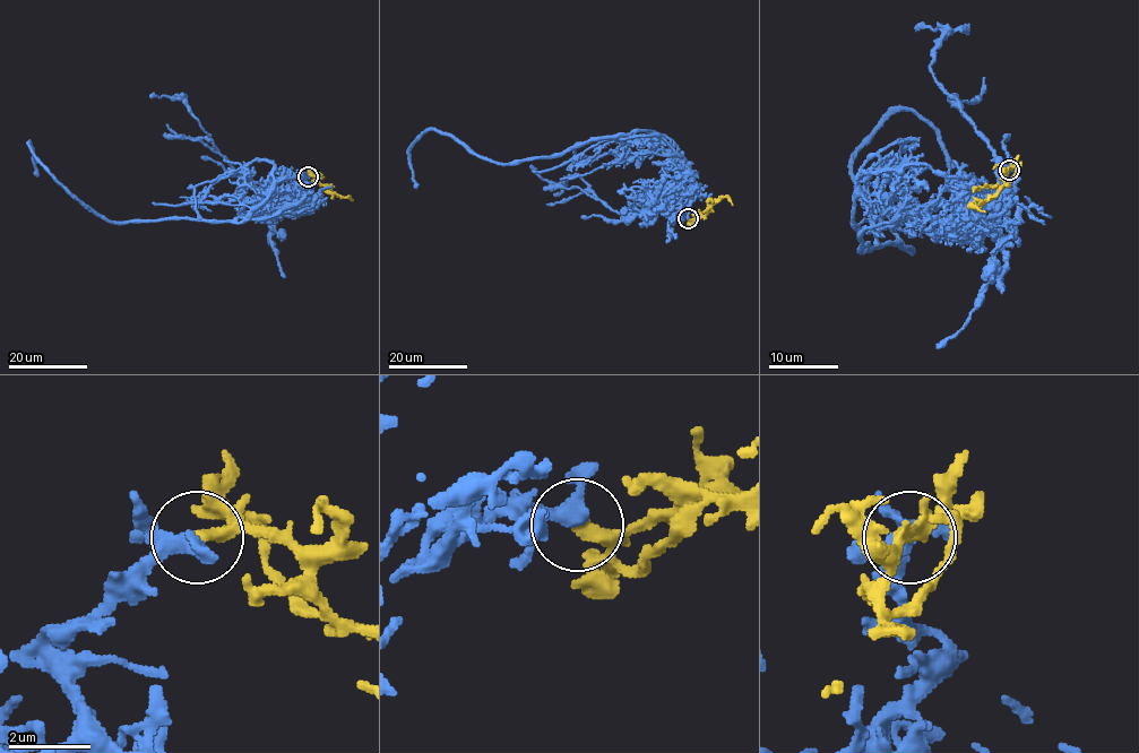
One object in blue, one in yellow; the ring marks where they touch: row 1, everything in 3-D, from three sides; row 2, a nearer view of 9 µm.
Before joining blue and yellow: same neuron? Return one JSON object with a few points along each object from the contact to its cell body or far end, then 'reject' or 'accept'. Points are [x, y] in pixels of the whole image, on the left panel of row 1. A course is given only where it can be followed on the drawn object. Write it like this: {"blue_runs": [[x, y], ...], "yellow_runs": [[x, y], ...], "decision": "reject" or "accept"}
{"blue_runs": [[307, 175], [295, 190], [305, 198], [301, 196], [273, 215], [129, 222], [89, 211], [28, 143], [37, 175]], "yellow_runs": [[308, 175], [315, 175], [333, 193], [353, 200]], "decision": "accept"}

